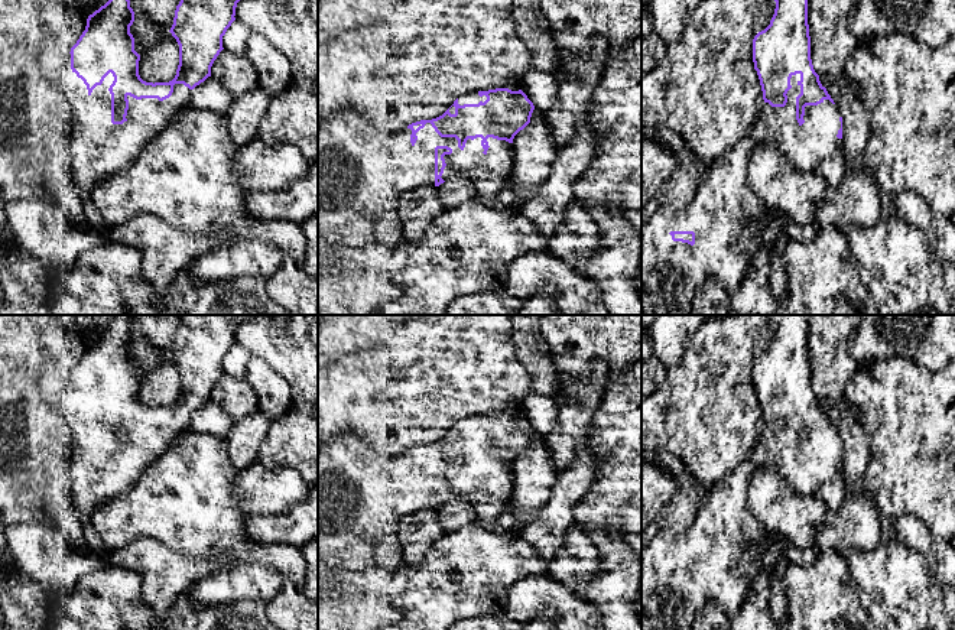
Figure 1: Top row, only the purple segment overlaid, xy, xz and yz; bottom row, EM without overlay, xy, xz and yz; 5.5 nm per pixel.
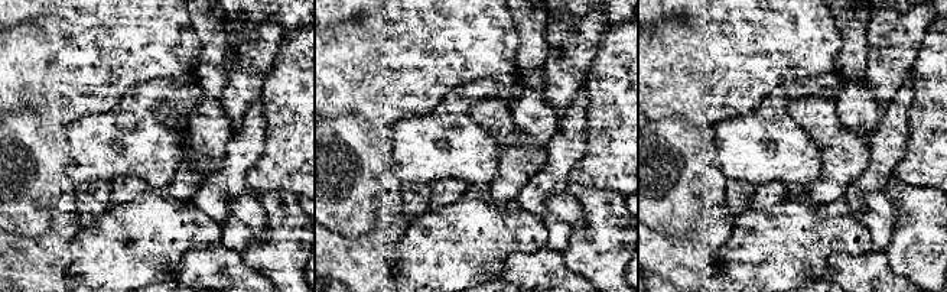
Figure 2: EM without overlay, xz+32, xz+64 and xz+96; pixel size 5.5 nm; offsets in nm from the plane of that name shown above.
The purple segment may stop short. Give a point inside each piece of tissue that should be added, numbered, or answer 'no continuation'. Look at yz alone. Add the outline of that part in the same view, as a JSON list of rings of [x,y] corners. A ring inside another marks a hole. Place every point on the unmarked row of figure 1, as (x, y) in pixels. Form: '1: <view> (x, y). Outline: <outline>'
1: yz (727, 541). Outline: [[[800,397],[792,399],[785,431],[772,431],[766,426],[759,449],[715,481],[689,530],[660,530],[641,548],[641,630],[692,630],[698,613],[709,601],[714,601],[730,621],[740,613],[750,584],[761,572],[763,555],[783,540],[780,535],[764,530],[748,512],[748,483],[759,467],[776,471],[800,496],[815,494],[841,468],[842,462],[837,461],[841,438],[829,423],[806,429],[805,446],[798,446],[799,405]],[[670,555],[693,555],[695,568],[673,565]]]

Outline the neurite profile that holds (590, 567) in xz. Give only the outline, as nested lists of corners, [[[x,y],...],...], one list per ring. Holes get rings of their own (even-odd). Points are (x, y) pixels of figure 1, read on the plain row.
[[[579,526],[569,527],[555,559],[548,562],[546,575],[568,587],[576,587],[595,578],[601,571],[601,559],[588,532]]]

